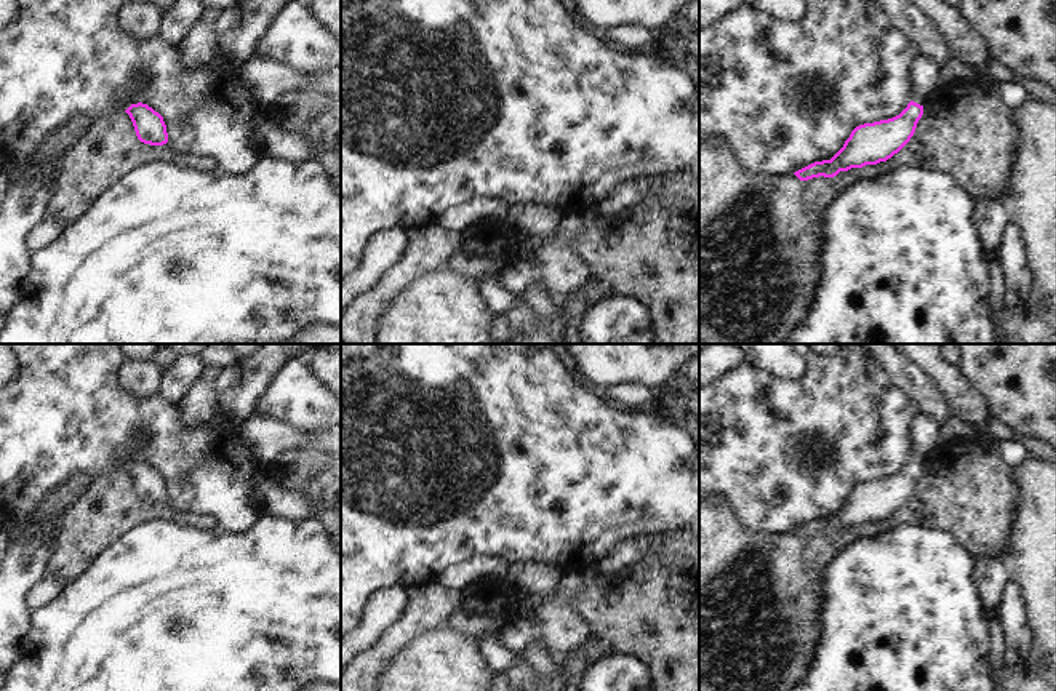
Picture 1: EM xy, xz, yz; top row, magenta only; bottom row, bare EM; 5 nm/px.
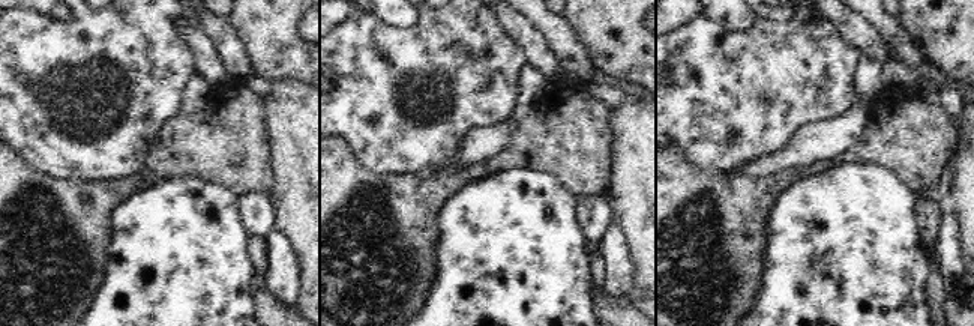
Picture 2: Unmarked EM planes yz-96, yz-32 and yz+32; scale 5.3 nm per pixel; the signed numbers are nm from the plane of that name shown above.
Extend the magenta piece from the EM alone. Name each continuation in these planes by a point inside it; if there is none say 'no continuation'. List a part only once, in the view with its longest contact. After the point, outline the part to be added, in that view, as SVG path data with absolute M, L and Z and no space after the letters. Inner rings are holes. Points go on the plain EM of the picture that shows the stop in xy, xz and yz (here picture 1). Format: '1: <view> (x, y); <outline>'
1: yz (925, 432); M922 414L915 419L910 429L910 459L926 464L939 441L939 424Z

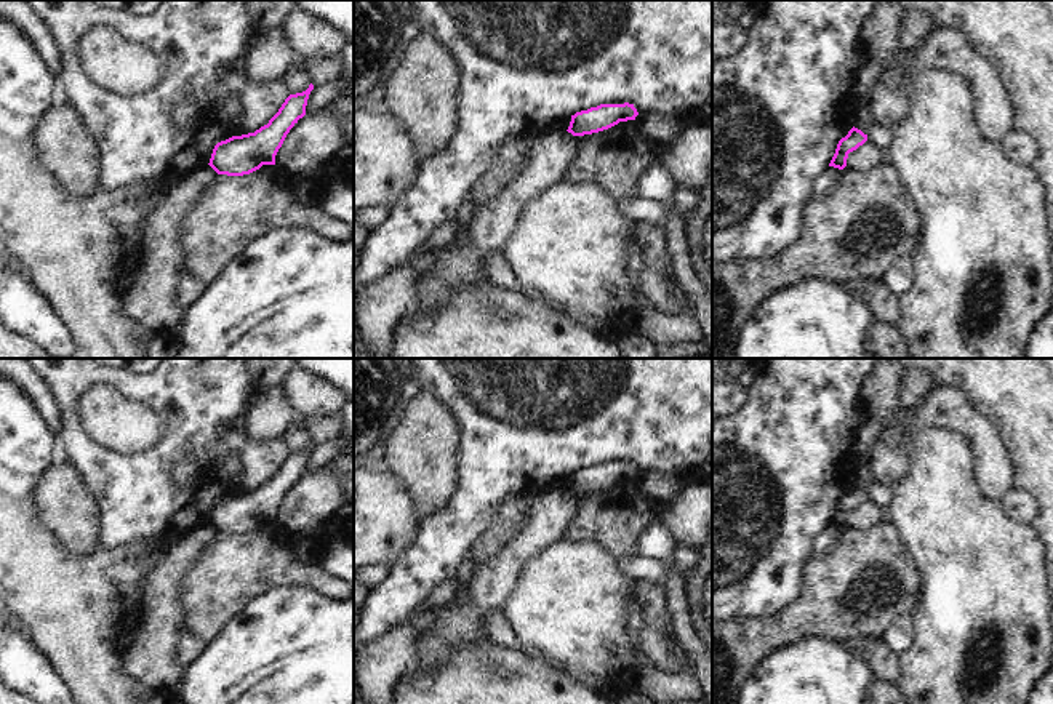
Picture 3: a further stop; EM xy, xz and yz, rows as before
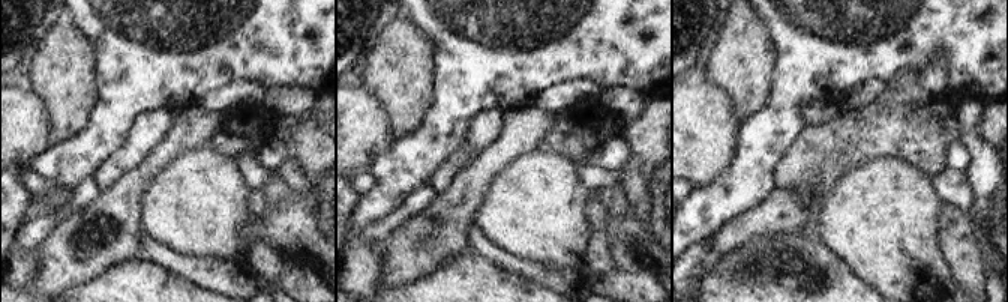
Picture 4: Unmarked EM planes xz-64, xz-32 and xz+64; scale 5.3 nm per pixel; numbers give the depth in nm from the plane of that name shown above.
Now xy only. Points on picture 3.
no continuation

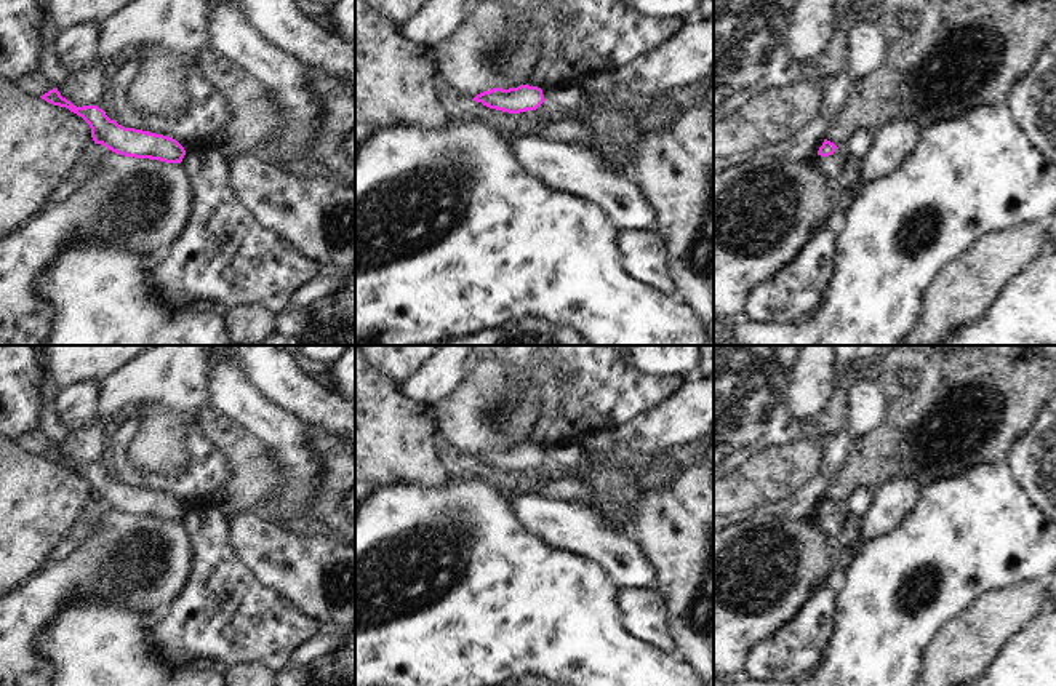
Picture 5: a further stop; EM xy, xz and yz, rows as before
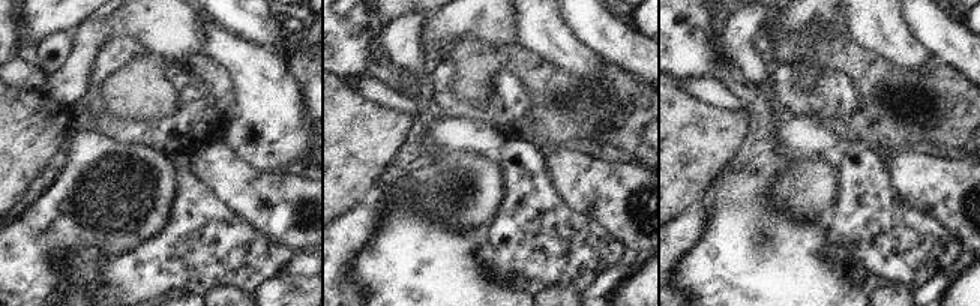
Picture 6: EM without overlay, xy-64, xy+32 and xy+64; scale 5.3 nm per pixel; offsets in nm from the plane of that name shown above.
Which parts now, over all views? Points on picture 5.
no continuation

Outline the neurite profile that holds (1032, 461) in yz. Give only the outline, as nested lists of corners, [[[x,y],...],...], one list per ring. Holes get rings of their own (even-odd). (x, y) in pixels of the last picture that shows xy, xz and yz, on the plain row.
[[[1056,393],[1008,453],[1008,469],[1034,505],[1056,524]]]

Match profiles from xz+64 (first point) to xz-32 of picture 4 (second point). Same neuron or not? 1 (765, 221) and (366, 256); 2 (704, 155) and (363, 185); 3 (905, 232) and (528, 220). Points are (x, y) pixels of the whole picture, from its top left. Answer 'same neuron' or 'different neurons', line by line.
1: same neuron
2: different neurons
3: same neuron

